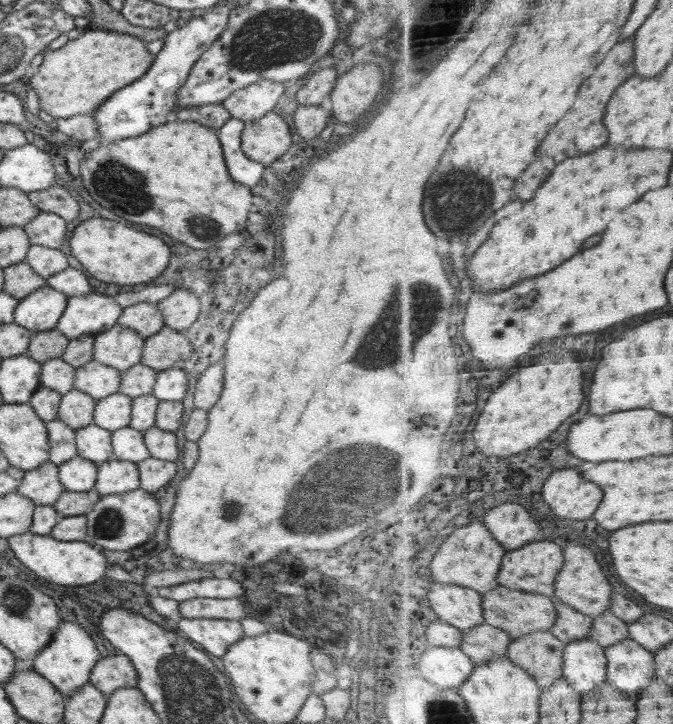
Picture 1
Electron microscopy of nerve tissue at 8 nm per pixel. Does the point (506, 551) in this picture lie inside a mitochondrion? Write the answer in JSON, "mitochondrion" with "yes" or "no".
{"mitochondrion":"no"}

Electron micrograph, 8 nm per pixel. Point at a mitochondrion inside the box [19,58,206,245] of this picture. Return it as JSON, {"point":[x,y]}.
{"point":[121,187]}

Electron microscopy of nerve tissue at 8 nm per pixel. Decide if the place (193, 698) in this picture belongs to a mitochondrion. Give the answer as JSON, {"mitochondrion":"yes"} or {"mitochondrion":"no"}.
{"mitochondrion":"yes"}

